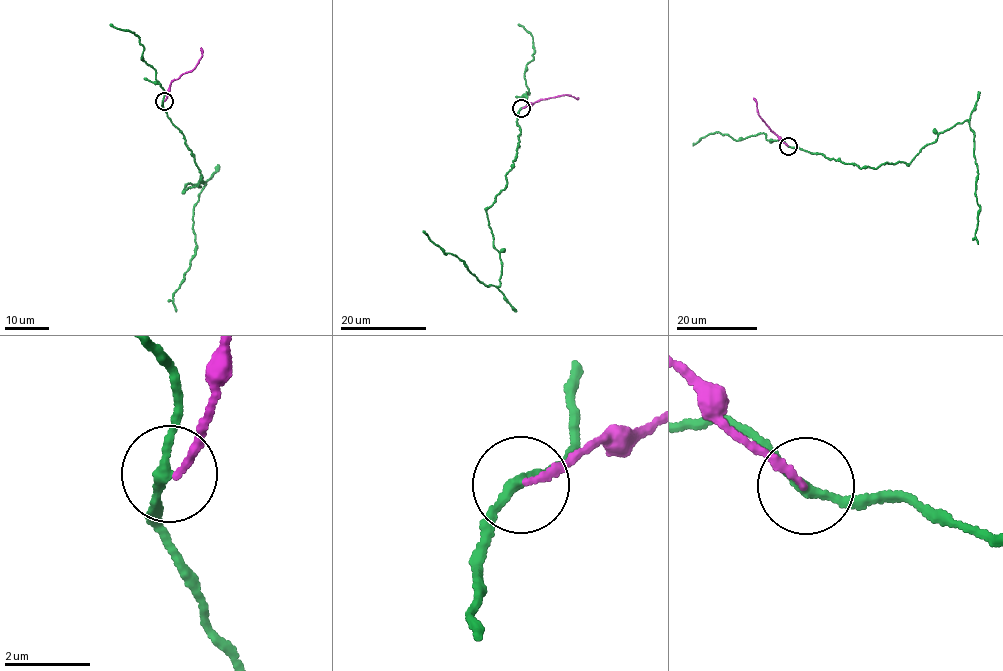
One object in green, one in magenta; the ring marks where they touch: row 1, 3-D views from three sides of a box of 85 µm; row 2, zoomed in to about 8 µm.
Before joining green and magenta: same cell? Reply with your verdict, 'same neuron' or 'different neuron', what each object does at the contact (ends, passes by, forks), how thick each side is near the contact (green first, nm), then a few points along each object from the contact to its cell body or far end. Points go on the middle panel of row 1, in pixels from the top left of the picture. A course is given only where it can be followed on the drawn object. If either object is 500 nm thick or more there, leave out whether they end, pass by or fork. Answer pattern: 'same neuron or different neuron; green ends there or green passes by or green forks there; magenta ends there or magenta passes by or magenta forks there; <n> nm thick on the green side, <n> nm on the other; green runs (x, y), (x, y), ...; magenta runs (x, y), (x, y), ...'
different neuron; green passes by; magenta ends there; 200 nm thick on the green side, 180 nm on the other; green runs (522, 109), (516, 159), (504, 189), (486, 211), (499, 253), (498, 286), (479, 280), (425, 233); magenta runs (522, 109), (539, 100), (565, 94), (578, 98)

